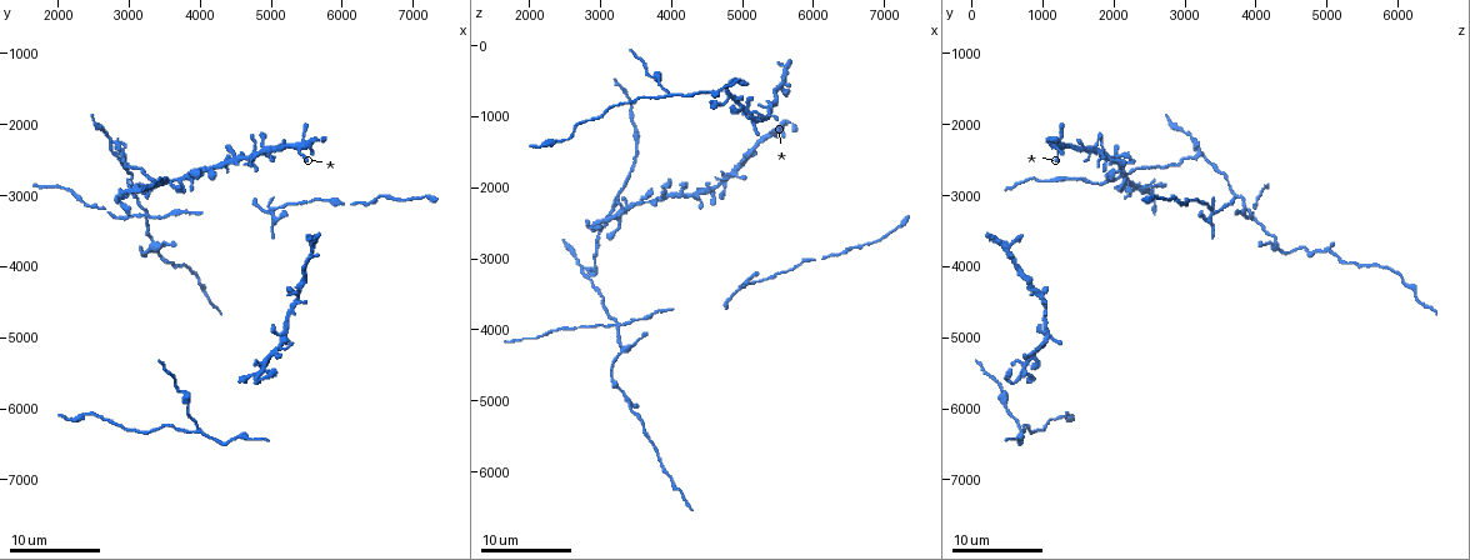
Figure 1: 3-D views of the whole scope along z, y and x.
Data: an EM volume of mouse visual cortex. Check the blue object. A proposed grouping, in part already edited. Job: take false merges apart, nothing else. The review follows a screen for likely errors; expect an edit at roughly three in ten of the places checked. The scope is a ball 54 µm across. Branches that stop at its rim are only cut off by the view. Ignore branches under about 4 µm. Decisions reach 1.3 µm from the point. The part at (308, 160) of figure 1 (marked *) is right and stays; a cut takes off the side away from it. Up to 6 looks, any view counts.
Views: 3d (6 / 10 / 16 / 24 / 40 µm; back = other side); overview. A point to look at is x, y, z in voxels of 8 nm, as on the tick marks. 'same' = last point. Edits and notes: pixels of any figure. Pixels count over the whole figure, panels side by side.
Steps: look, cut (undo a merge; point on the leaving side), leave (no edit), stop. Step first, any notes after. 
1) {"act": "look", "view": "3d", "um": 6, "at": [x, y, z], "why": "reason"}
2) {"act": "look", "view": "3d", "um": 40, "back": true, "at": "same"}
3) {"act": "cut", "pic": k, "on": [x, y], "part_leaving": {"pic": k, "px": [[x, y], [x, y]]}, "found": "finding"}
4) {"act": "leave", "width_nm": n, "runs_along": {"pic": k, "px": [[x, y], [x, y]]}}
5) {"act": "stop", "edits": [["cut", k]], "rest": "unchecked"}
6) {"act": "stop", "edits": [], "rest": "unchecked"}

{"act": "look", "view": "3d", "um": 10, "at": [4650, 2500, 1950], "why": "narrows sharply"}

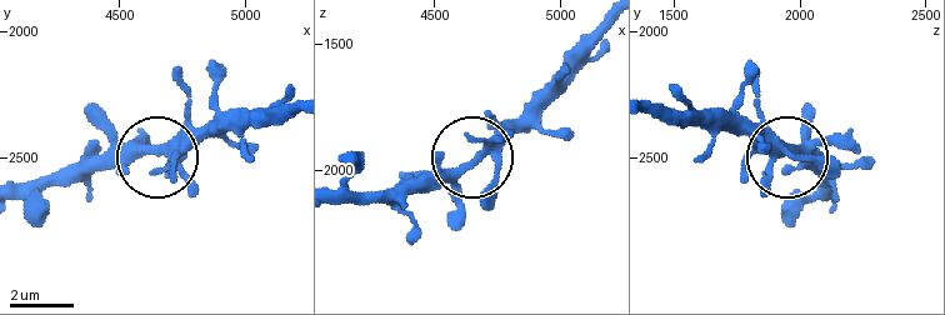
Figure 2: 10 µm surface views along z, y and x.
{"act": "look", "view": "3d", "um": 6, "at": [4670, 2470, 1960]}

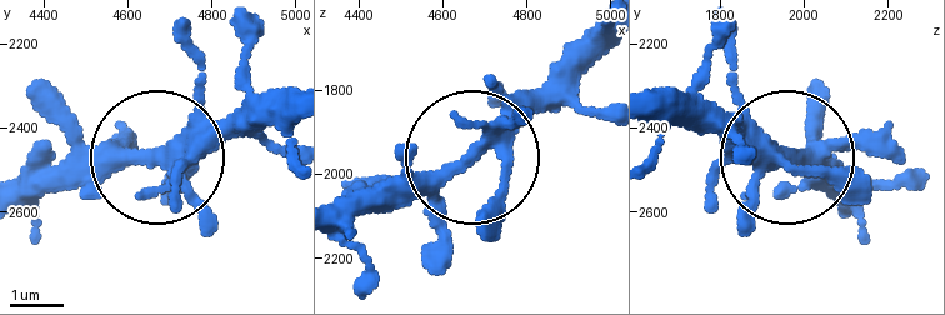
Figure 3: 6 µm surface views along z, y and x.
{"act": "leave", "runs_along": {"pic": 3, "px": [[286, 91], [193, 123], [139, 159], [35, 159]]}, "found": "one cell here"}

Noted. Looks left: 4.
{"act": "look", "view": "3d", "um": 16, "at": [5000, 3250, 3400], "why": "looks like a crossing"}

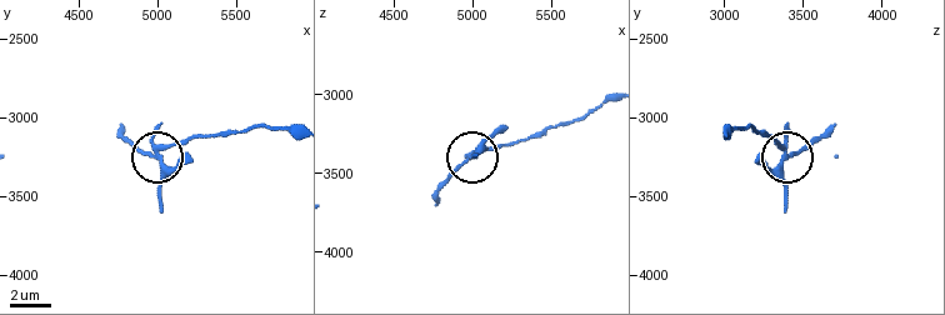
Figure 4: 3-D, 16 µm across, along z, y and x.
{"act": "look", "view": "3d", "um": 16, "back": true, "at": [5020, 3240, 3380]}

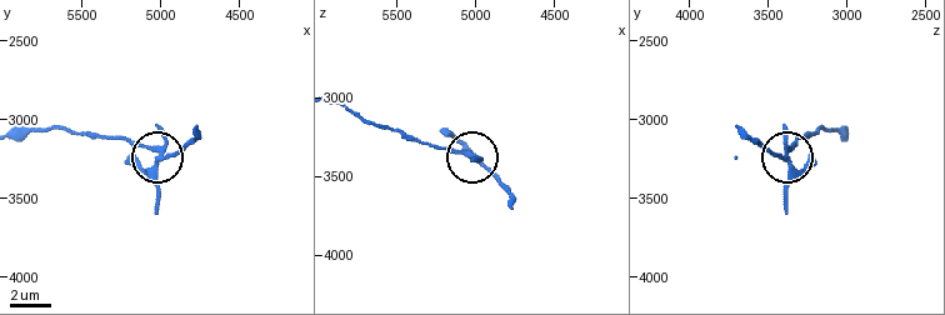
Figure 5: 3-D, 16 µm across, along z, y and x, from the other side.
{"act": "cut", "pic": 5, "on": [185, 149], "found": "a second cell is stuck on"}

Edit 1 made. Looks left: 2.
{"act": "look", "view": "overview"}

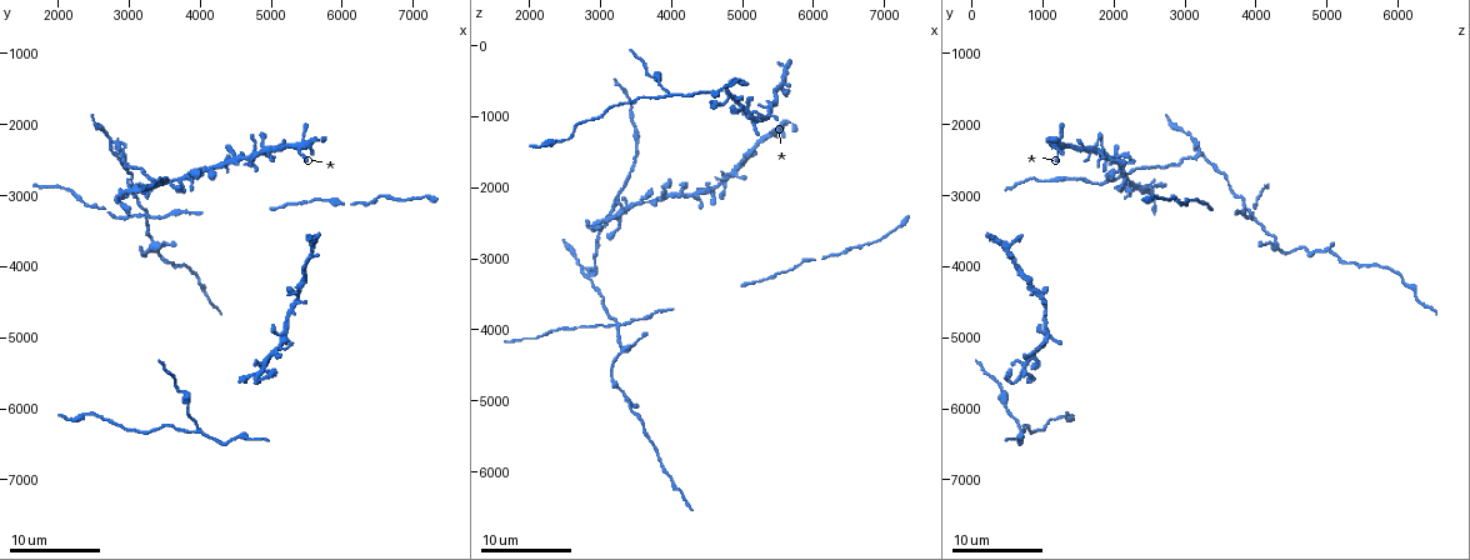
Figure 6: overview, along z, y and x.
{"act": "look", "view": "3d", "um": 16, "at": [6500, 3000, 2850]}

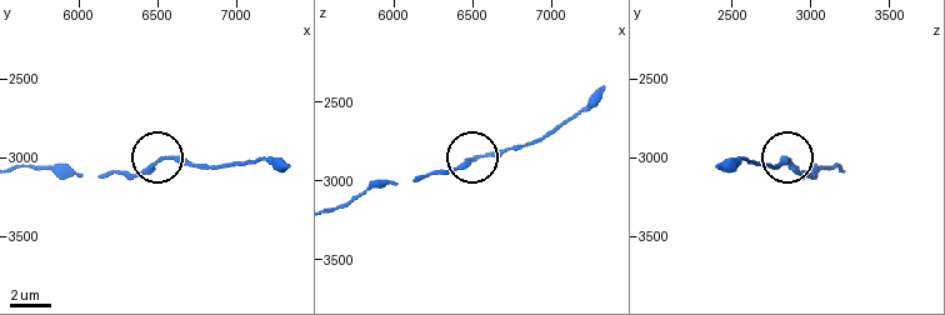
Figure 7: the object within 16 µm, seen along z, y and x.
{"act": "leave", "found": "one cell here"}

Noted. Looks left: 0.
{"act": "stop", "edits": [["cut", 5]], "rest": "unchecked"}

